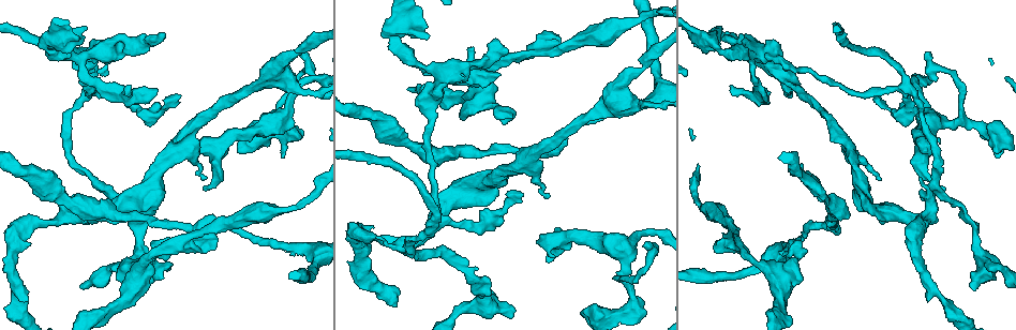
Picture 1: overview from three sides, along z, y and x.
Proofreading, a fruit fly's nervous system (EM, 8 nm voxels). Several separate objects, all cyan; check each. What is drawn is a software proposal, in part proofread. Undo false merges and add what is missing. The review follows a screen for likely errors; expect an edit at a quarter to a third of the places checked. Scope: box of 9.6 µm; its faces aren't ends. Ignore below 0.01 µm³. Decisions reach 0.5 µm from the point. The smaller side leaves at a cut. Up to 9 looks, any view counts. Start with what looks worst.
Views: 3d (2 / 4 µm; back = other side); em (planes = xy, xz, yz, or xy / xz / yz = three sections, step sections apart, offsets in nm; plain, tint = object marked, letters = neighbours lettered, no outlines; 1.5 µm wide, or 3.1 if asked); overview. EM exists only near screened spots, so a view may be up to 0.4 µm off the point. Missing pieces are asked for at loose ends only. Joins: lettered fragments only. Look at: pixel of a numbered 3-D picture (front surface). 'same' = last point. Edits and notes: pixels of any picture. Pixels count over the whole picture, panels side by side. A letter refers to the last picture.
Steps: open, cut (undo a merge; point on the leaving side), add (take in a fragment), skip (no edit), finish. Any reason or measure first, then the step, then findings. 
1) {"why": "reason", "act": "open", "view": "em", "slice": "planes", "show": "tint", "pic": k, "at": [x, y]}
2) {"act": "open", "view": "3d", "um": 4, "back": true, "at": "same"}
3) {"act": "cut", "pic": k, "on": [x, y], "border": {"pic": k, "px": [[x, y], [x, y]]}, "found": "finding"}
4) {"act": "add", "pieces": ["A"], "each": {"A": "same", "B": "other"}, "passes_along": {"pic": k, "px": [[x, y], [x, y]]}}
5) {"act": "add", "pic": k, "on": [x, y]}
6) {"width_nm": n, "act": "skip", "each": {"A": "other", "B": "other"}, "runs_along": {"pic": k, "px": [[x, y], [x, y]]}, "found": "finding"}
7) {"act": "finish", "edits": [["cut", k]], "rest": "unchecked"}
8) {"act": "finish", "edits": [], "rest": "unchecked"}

{"why": "free end", "act": "open", "view": "3d", "um": 4, "pic": 1, "at": [376, 238]}

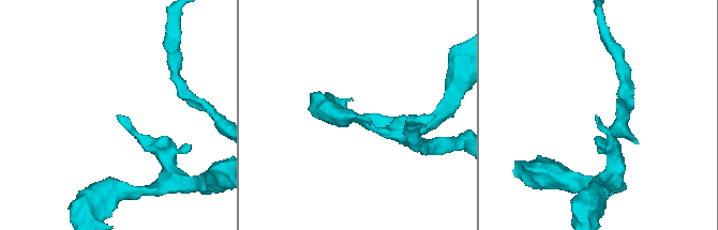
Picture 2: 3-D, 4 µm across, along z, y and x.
{"why": "shape alone is not enough", "act": "open", "view": "em", "slice": "planes", "show": "letters", "pic": 2, "at": [358, 116]}

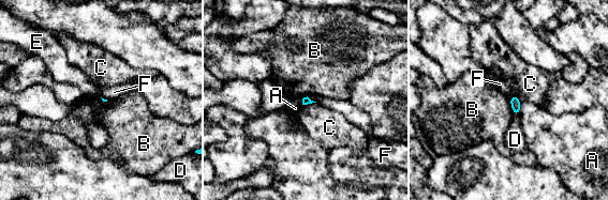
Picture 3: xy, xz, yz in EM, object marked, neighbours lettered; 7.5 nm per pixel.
{"act": "skip", "each": {"A": "other", "B": "other", "C": "other", "D": "other", "E": "other", "F": "other"}, "found": "no lettered fragment goes on from it"}

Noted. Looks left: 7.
{"why": "an open end", "act": "open", "view": "3d", "um": 2, "pic": 1, "at": [548, 196]}

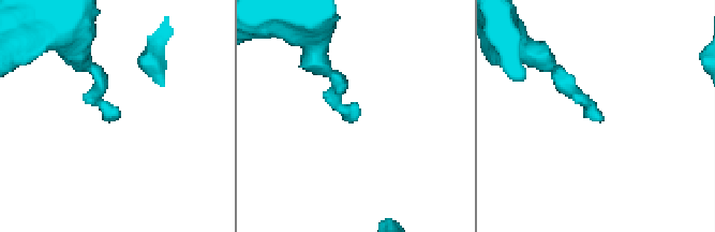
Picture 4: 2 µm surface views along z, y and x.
{"act": "open", "view": "em", "slice": "planes", "show": "letters", "pic": 4, "at": [356, 117]}

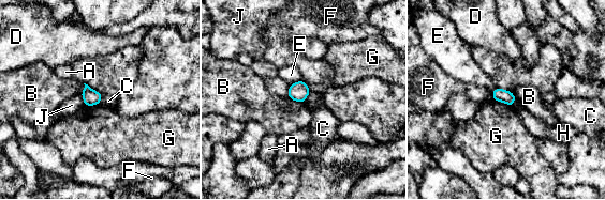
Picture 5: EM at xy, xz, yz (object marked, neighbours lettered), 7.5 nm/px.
{"act": "skip", "each": {"A": "other", "B": "other", "C": "other", "D": "other", "E": "other", "F": "other", "G": "other", "H": "other", "J": "other"}, "border": {"pic": 5, "px": [[310, 91], [303, 102]]}, "found": "none of them fits"}

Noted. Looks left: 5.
{"why": "an open end", "act": "open", "view": "3d", "um": 4, "pic": 1, "at": [927, 52]}

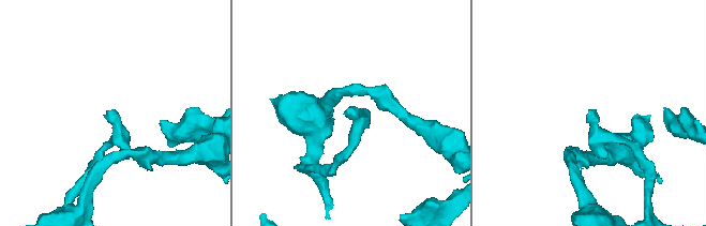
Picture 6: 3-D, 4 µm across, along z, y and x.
{"act": "open", "view": "em", "slice": "planes", "show": "letters", "pic": 6, "at": [589, 111]}

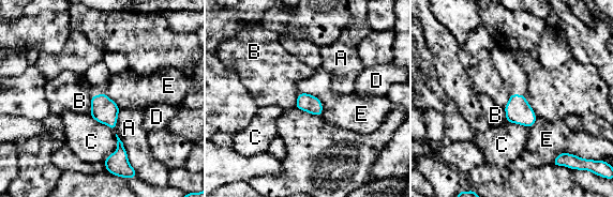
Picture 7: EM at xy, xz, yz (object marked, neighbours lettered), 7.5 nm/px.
{"act": "skip", "each": {"A": "other", "B": "other", "C": "other", "D": "other", "E": "other"}, "border": {"pic": 7, "px": [[300, 92], [319, 100], [322, 116]]}, "found": "none of them fits"}

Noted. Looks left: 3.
{"why": "free end", "act": "open", "view": "3d", "um": 2, "pic": 1, "at": [87, 29]}

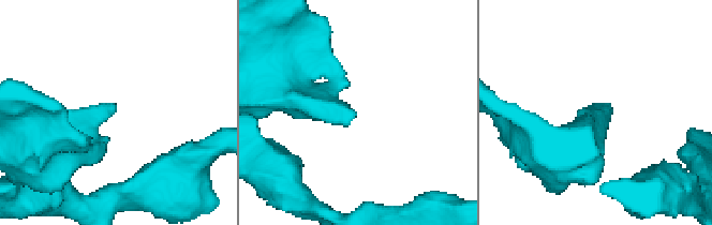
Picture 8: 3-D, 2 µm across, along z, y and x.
{"why": "shape alone is not enough", "act": "open", "view": "em", "slice": "yz", "step": 8, "show": "tint", "pic": 8, "at": [597, 105]}

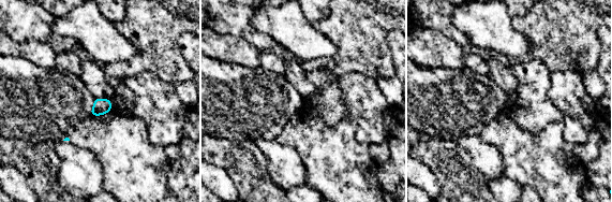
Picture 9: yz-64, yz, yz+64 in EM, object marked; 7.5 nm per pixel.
{"why": "cut it another way", "act": "open", "view": "em", "slice": "planes", "show": "letters", "at": "same"}

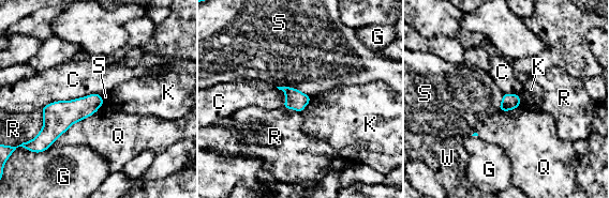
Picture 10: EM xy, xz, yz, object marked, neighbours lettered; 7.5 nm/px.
{"width_nm": 120, "act": "skip", "each": {"C": "other", "G": "other", "K": "other", "Q": "other", "R": "other", "S": "other", "W": "other"}, "border": {"pic": 10, "px": [[277, 86], [294, 87], [311, 96]]}, "found": "none of them fits"}

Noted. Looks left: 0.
{"act": "finish", "edits": [], "rest": "unchecked"}

